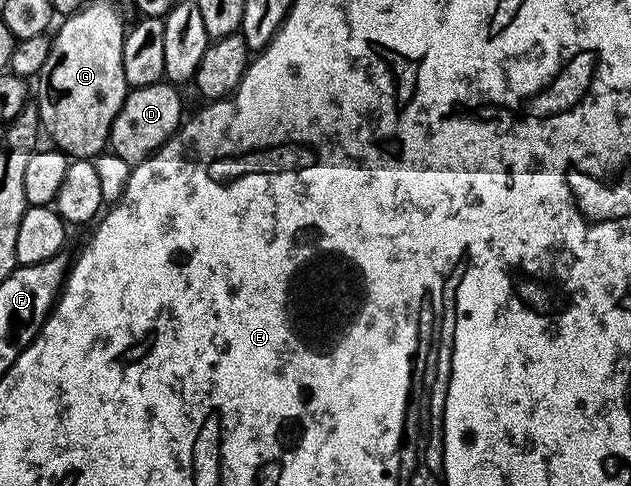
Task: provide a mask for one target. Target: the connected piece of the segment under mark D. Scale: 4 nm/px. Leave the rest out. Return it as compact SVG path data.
M167 81L128 90L111 126L110 153L121 157L122 161L130 165L143 163L149 156L154 155L181 126L184 115L183 99L179 96L179 91L178 86Z

